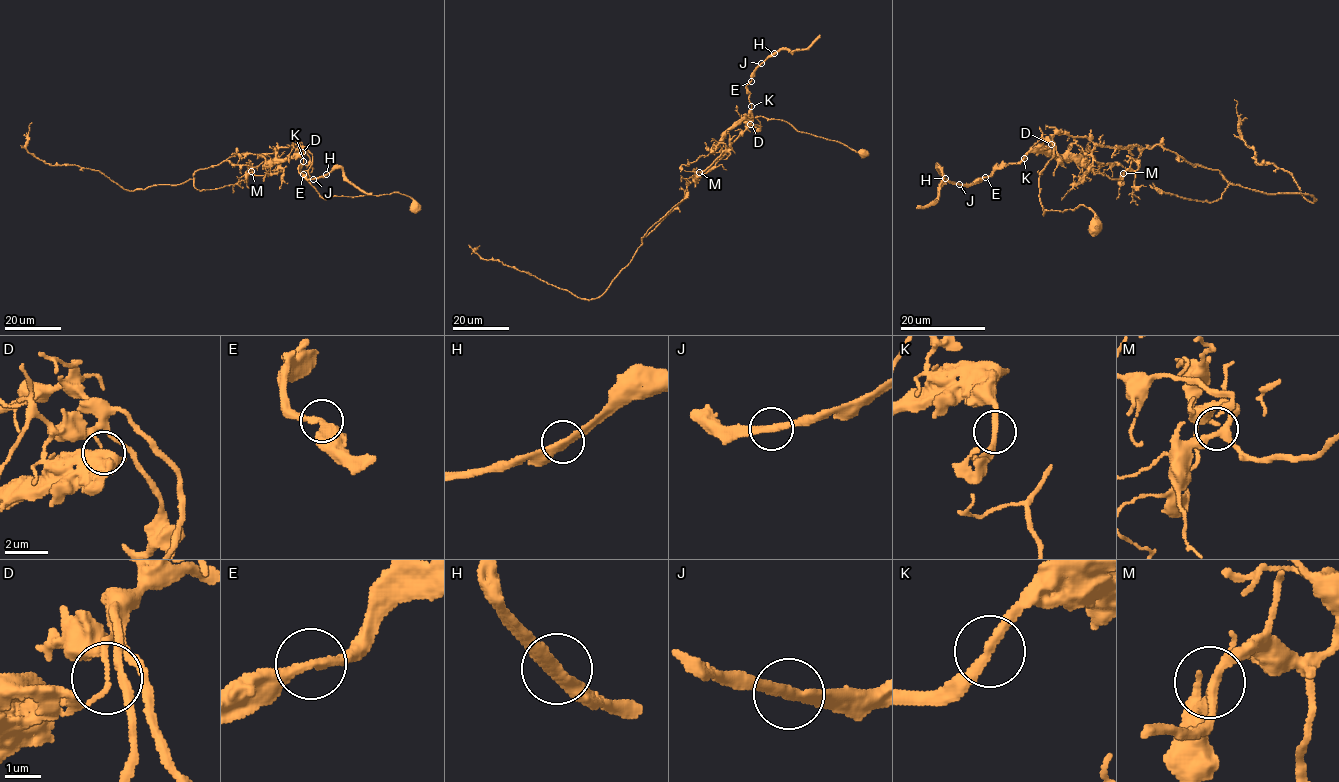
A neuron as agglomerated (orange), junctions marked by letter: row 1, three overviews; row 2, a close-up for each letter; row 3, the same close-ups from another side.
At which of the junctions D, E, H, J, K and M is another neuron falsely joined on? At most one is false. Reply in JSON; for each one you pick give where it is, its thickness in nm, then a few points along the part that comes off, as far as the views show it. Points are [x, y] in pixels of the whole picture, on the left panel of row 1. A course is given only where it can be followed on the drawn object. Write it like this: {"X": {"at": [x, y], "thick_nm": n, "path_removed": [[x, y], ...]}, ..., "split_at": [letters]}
{"D": {"at": [302, 152], "thick_nm": 110, "path_removed": [[302, 152], [303, 163], [298, 171], [306, 178], [324, 177], [340, 168], [348, 180], [372, 195]]}, "split_at": ["D"]}

